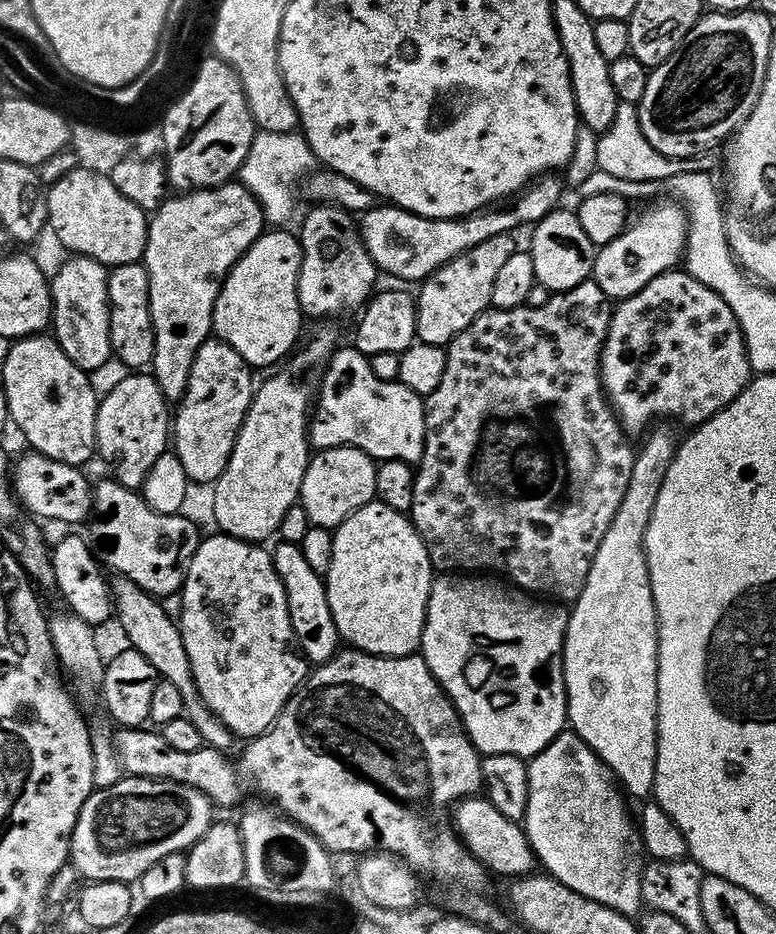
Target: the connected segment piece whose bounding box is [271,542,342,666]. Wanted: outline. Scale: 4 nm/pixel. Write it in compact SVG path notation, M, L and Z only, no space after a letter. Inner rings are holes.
M277 543L277 548L271 549L274 570L278 570L278 578L286 590L286 606L290 610L290 626L296 635L296 647L300 649L305 660L309 665L315 666L324 664L330 657L335 656L341 647L342 641L338 630L334 626L334 618L330 614L330 602L326 598L324 589L325 577L314 574L313 568L306 562L306 557L302 554L300 545Z

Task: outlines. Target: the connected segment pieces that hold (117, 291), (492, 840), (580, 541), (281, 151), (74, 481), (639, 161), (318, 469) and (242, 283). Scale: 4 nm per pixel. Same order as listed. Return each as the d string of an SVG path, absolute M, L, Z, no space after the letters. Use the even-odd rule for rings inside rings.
M143 263L117 264L109 271L108 313L115 359L120 359L128 370L147 369L152 363L156 331L152 328L152 311L148 305L148 269Z
M480 794L467 797L455 805L455 812L454 827L457 836L489 873L501 872L507 878L519 878L529 875L537 867L537 858L531 850L523 827L517 821L499 813L489 799Z
M589 278L570 290L552 294L544 306L491 307L474 318L474 322L470 322L462 334L446 345L448 357L446 370L442 370L442 382L438 382L438 390L424 400L424 449L420 463L414 468L414 502L410 513L412 525L422 538L426 554L437 573L452 574L463 570L468 574L488 574L493 568L501 572L496 574L509 576L504 578L529 594L543 594L564 602L573 602L579 597L598 544L605 537L606 530L610 529L614 514L618 513L636 458L634 444L632 446L628 441L631 440L629 433L620 424L620 417L616 415L604 391L604 383L600 380L600 351L608 336L613 307L613 301L602 290L602 286Z
M257 131L238 173L239 183L248 188L259 201L265 219L274 226L282 226L294 210L296 192L292 182L305 179L317 165L312 149L301 133Z
M35 450L25 453L25 456L20 456L17 460L15 457L10 468L11 489L20 499L24 511L41 521L56 520L59 516L68 524L76 524L79 520L87 521L92 515L93 485L81 469L74 464L58 462Z
M618 102L615 110L615 118L611 120L610 126L597 137L594 156L595 167L608 172L616 178L628 179L630 181L661 181L670 176L676 176L686 172L708 172L716 171L719 162L722 162L721 151L715 147L704 150L696 156L688 156L686 159L674 159L671 156L662 155L654 150L647 142L641 132L641 124L638 122L636 105L632 103Z
M343 444L337 448L321 448L309 459L306 474L302 478L298 503L306 510L309 525L336 529L354 510L376 500L374 478L377 461L361 448Z
M265 230L265 232L262 233L262 235L260 235L260 237L258 237L258 239L256 239L252 243L252 245L250 245L249 248L246 249L245 252L242 253L242 255L240 255L236 265L234 265L234 267L232 267L229 270L227 276L224 277L224 279L220 285L220 293L216 296L216 304L212 307L212 327L214 329L215 335L217 337L219 337L219 339L223 340L225 344L229 344L231 346L231 348L233 348L234 351L236 351L237 354L239 354L240 357L242 357L242 359L244 359L244 361L247 362L247 364L249 364L249 366L251 366L253 369L256 369L256 370L259 370L259 368L268 368L268 367L269 367L268 369L271 369L273 366L276 366L276 365L271 366L271 364L278 363L280 359L282 359L281 361L283 361L285 359L285 357L287 357L289 355L289 353L291 353L293 351L293 349L295 349L297 347L296 339L298 339L300 336L300 316L302 317L302 309L300 306L300 299L298 298L298 278L300 277L300 253L301 253L300 242L299 242L299 239L297 239L297 237L295 235L293 235L293 233L291 236L290 233L282 232L282 231L286 231L286 230Z

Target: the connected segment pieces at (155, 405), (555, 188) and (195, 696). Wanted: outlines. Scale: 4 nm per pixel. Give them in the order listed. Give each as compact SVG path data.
M151 374L124 375L128 376L122 377L105 396L103 393L96 405L96 452L106 461L118 483L136 490L143 485L150 466L154 466L154 458L161 456L169 447L170 408L162 390L156 384L155 376Z
M545 174L532 181L507 202L482 208L468 216L452 220L431 220L395 206L373 206L359 217L360 237L381 273L389 272L400 280L425 280L434 270L450 262L458 254L494 238L494 234L511 233L519 224L535 225L546 213L561 203L559 175Z
M113 575L110 580L110 591L114 605L114 620L120 623L120 628L124 631L125 638L128 639L125 641L131 647L136 648L138 654L142 654L142 658L146 658L146 662L150 662L150 666L154 666L159 679L174 682L174 686L182 694L182 702L184 703L183 715L198 729L198 734L202 734L205 745L209 748L228 750L228 747L234 743L232 731L208 709L206 702L202 702L202 694L198 694L198 686L194 682L194 674L190 670L190 658L186 658L186 646L182 646L182 634L180 633L179 623L173 617L172 620L168 617L167 610L160 605L163 603L157 597L151 596L146 590L142 590L142 586L130 582L130 578Z

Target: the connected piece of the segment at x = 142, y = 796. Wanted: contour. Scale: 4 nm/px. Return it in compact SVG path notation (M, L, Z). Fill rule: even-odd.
M125 775L113 785L96 788L86 798L78 814L78 822L72 831L71 867L76 867L85 881L122 880L139 881L140 875L154 862L175 852L184 852L199 842L202 834L214 823L214 805L202 790L189 784L179 784L169 780L151 780L145 776Z

